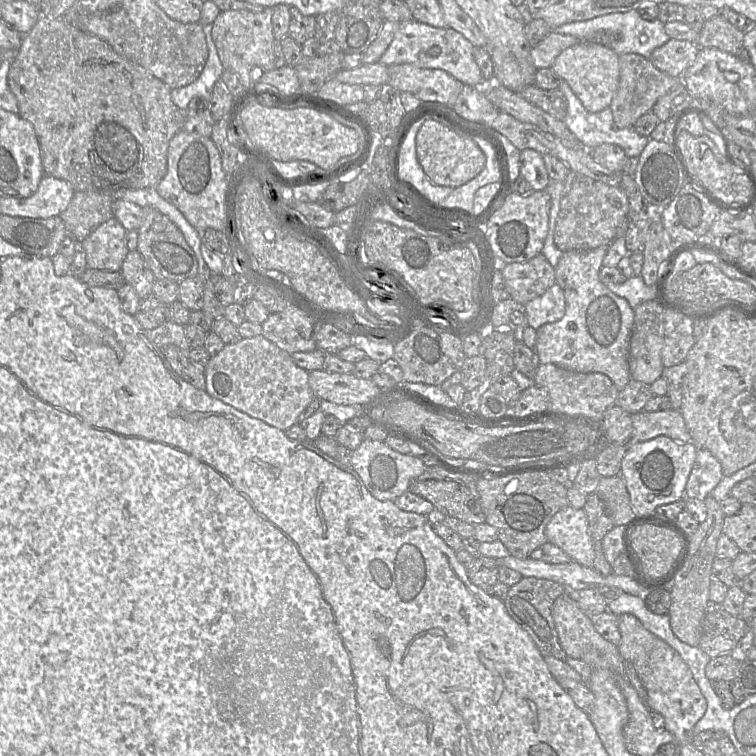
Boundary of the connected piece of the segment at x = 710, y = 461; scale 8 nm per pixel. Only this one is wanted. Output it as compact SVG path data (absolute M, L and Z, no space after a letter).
M698 448L686 483L685 498L705 500L723 477L718 459L709 450Z

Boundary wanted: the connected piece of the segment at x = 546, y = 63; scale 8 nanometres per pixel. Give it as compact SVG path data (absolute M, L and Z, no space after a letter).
M551 31L536 46L530 49L533 65L539 68L550 68L555 58L565 49L578 44L580 40L572 35Z

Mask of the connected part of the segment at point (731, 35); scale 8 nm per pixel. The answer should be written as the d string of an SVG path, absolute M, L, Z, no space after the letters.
M719 14L705 21L703 28L699 32L697 44L700 48L714 47L737 55L744 48L744 31L735 27Z

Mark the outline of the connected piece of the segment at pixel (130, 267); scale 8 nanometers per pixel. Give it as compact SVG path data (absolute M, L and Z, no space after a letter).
M129 251L120 270L126 285L132 286L140 299L152 295L156 281L142 255L137 251Z

